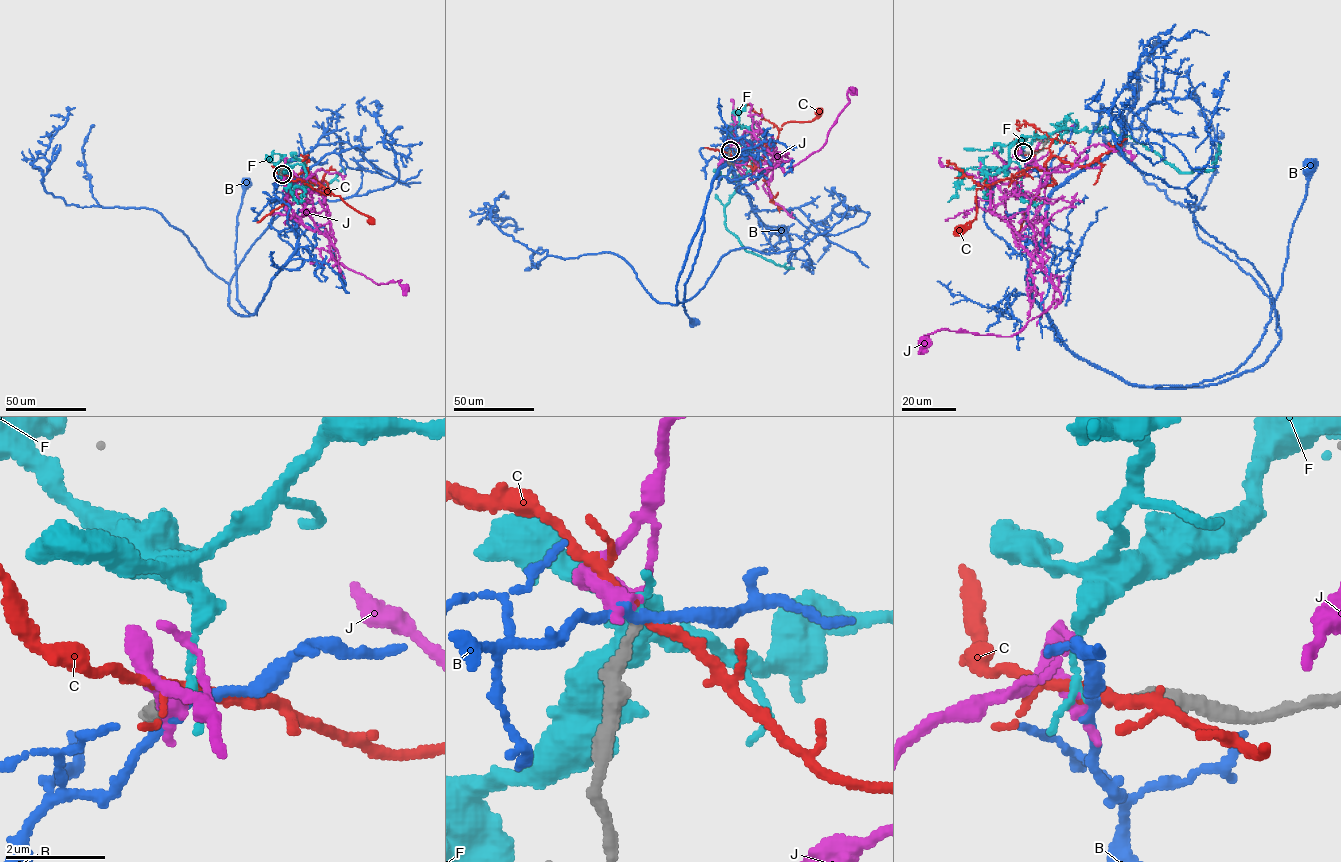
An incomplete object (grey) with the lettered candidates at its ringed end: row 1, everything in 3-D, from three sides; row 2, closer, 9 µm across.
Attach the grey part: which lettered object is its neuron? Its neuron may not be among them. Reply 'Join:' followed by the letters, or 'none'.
Join: none

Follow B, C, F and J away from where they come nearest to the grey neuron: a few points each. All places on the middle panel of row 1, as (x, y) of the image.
B: (730, 150), (722, 159), (731, 168), (745, 158), (719, 170), (707, 197), (685, 282), (694, 320)
C: (730, 150), (747, 156), (759, 166), (783, 124), (812, 120), (818, 112)
F: (730, 150), (749, 149), (752, 168), (738, 183), (738, 188), (725, 206), (725, 227), (747, 251), (793, 268)
J: (730, 150), (746, 131), (775, 156), (786, 173), (822, 147), (848, 103), (847, 93), (853, 89)

